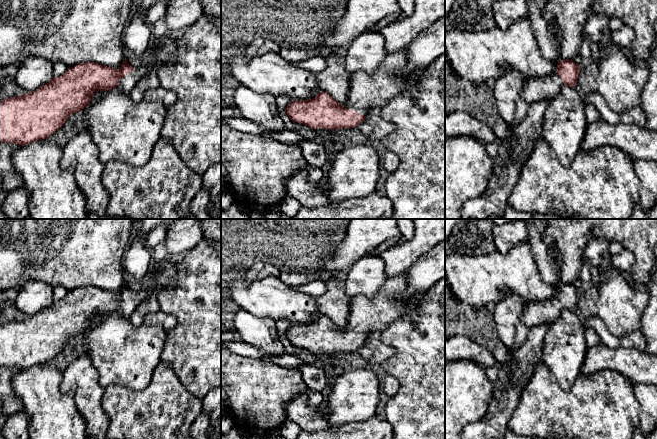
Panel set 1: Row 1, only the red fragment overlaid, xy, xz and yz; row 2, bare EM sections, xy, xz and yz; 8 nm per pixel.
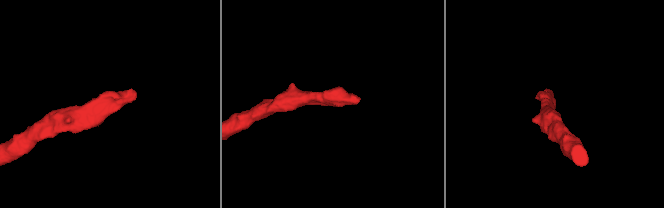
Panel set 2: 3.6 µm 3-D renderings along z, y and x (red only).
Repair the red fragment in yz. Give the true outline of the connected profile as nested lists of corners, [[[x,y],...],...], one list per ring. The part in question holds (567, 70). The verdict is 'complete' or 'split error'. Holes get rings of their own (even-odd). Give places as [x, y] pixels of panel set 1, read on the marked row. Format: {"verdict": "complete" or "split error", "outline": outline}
{"verdict": "split error", "outline": [[[560,60],[552,74],[523,81],[520,98],[531,104],[554,99],[564,85],[574,87],[578,78],[578,65],[571,60]]]}

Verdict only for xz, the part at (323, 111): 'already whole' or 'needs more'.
needs more

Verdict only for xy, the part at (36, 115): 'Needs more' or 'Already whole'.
Needs more

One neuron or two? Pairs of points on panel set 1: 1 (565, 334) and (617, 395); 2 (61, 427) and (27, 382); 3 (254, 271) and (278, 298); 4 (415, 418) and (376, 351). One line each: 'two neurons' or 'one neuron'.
1: two neurons
2: one neuron
3: two neurons
4: two neurons

